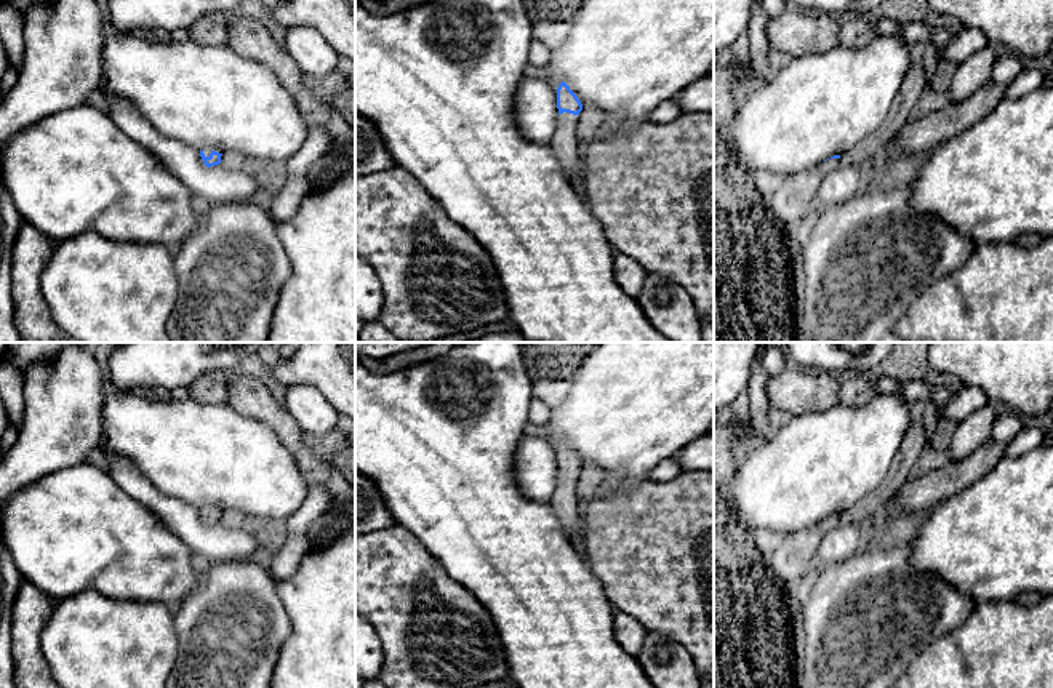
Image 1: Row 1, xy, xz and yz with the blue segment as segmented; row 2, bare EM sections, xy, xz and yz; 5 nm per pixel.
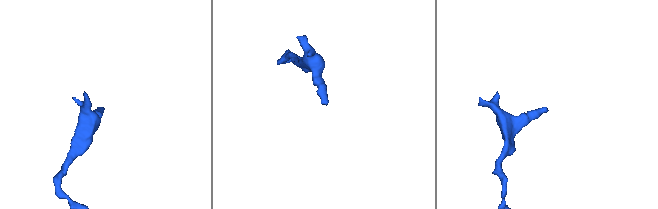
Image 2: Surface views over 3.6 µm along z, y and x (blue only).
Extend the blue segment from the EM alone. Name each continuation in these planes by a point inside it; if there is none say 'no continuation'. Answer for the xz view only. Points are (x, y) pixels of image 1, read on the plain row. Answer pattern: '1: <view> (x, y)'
1: xz (565, 504)

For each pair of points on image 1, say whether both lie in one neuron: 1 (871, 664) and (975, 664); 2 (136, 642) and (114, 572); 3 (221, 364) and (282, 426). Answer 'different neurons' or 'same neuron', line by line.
1: different neurons
2: different neurons
3: different neurons

